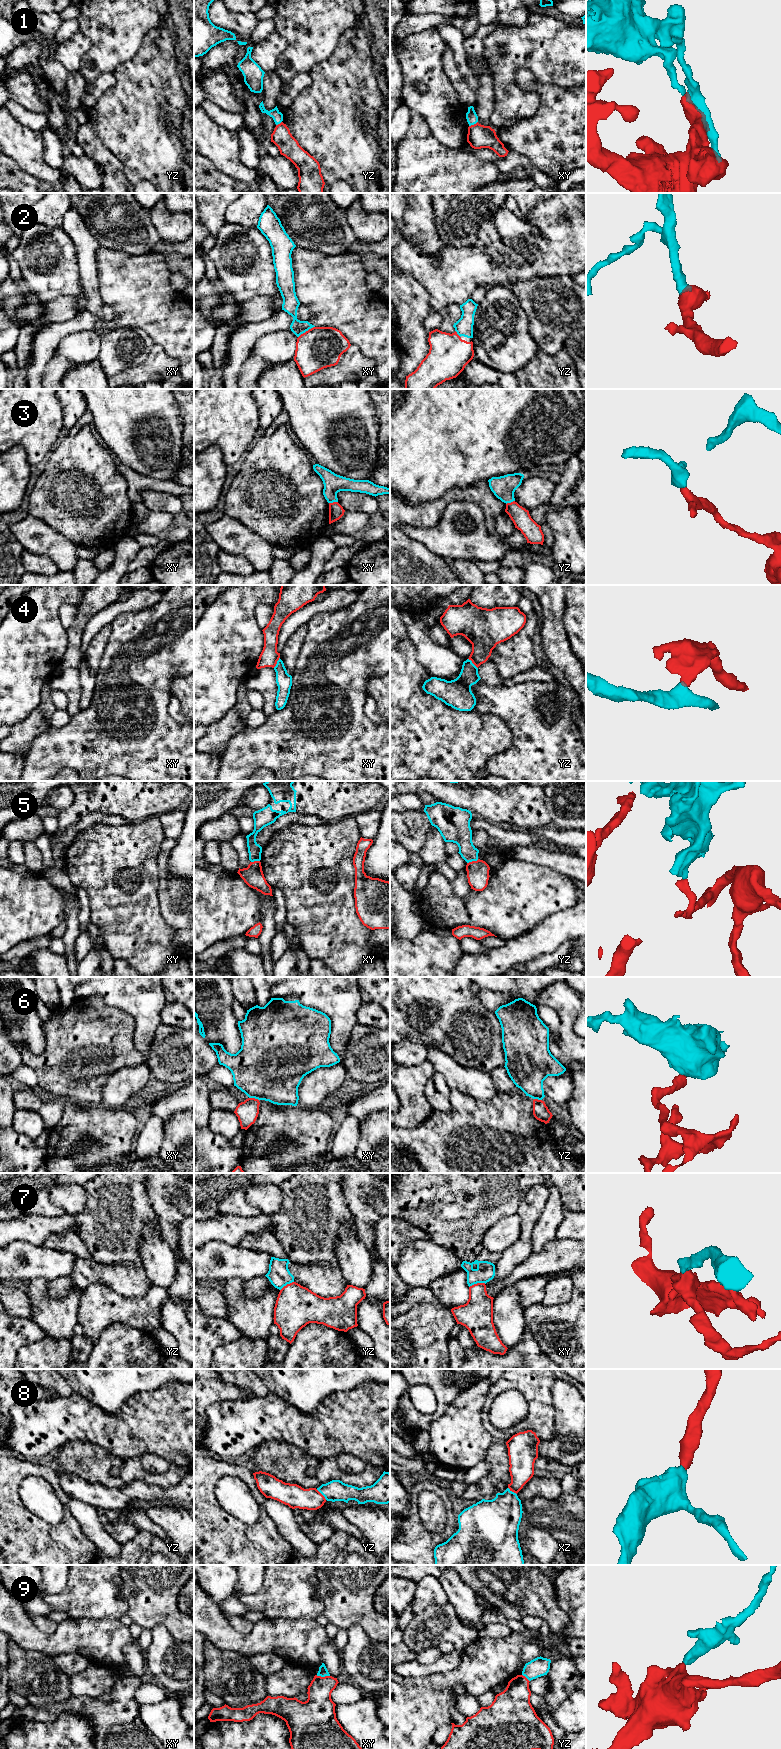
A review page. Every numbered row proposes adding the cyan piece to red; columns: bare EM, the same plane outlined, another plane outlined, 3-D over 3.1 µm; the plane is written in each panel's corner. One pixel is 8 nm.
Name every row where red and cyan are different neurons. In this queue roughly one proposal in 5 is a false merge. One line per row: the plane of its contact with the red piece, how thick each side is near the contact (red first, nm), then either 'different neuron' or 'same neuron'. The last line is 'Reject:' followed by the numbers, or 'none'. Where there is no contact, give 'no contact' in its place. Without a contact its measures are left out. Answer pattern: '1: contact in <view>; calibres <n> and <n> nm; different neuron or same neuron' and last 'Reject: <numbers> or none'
1: contact in xy; calibres 190 and 90 nm; different neuron
2: contact in xy; calibres 340 and 130 nm; same neuron
3: contact in xy; calibres 120 and 160 nm; different neuron
4: contact in yz; calibres 260 and 190 nm; different neuron
5: contact in yz; calibres 180 and 180 nm; same neuron
6: contact in xy; calibres 180 and 500 nm; different neuron
7: contact in xy; calibres 260 and 150 nm; different neuron
8: contact in yz; calibres 190 and 170 nm; same neuron
9: contact in xy; calibres 240 and 70 nm; different neuron
Reject: 1, 3, 4, 6, 7, 9

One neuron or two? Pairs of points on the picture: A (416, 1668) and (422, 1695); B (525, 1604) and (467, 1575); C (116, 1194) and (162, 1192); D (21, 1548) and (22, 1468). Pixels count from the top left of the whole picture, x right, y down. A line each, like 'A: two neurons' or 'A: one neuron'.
A: two neurons
B: one neuron
C: two neurons
D: one neuron

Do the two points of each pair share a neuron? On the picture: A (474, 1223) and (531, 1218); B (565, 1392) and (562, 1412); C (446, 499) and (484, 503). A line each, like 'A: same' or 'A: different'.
A: different
B: same
C: same

